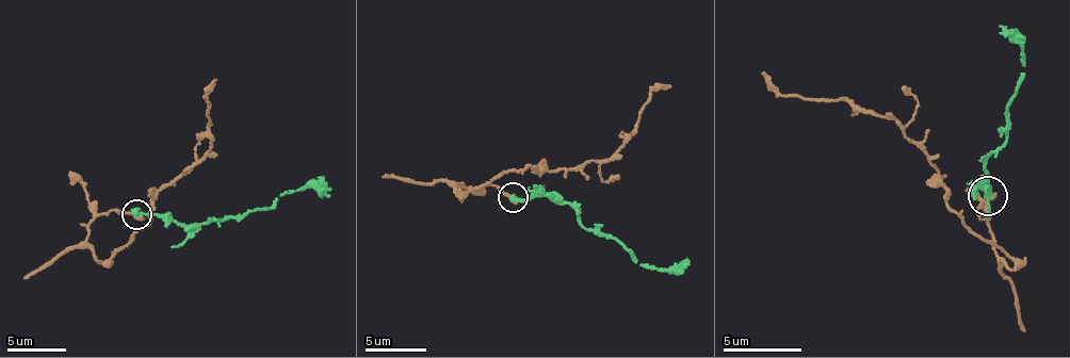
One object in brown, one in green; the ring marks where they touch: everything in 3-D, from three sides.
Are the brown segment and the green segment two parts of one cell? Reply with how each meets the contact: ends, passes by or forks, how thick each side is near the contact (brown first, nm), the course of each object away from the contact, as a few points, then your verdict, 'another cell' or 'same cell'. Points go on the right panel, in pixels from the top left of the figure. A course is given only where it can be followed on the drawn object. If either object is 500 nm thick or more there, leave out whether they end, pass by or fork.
brown ends there; green ends there; 360 nm thick on the brown side, 340 nm on the other; brown runs (987, 195), (976, 214), (998, 259), (1017, 265), (960, 220), (897, 123), (829, 97), (784, 97), (761, 72); green runs (987, 195), (977, 182), (1006, 134), (1024, 65), (1022, 47), (1007, 32), (1005, 38); another cell

